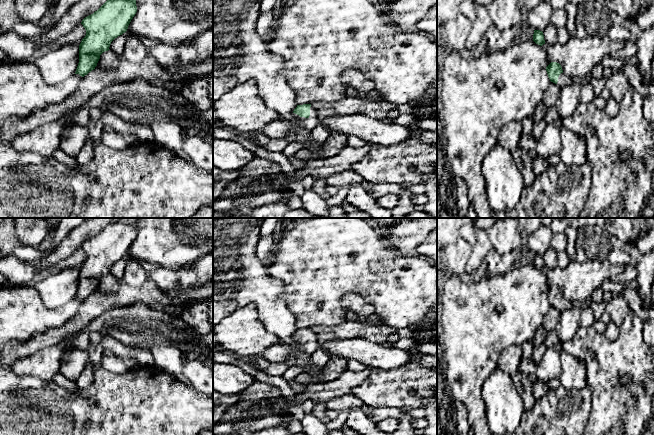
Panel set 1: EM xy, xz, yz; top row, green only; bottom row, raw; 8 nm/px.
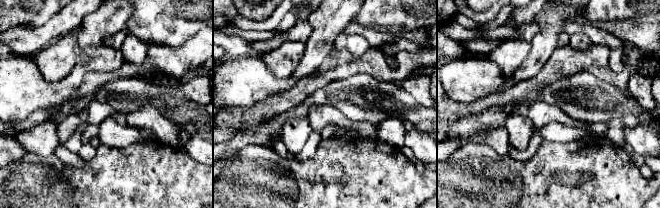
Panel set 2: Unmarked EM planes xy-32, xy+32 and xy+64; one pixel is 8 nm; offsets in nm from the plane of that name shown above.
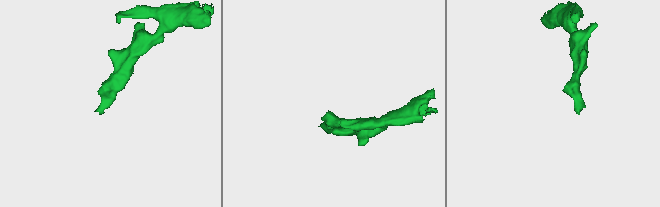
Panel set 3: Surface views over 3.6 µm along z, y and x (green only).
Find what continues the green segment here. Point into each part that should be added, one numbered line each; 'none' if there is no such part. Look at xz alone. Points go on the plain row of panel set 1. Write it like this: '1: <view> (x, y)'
1: xz (309, 347)

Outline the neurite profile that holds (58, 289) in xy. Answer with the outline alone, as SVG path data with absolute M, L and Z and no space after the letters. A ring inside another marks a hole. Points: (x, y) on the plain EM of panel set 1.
M64 268L33 285L48 308L59 308L76 296L79 287L79 269Z

